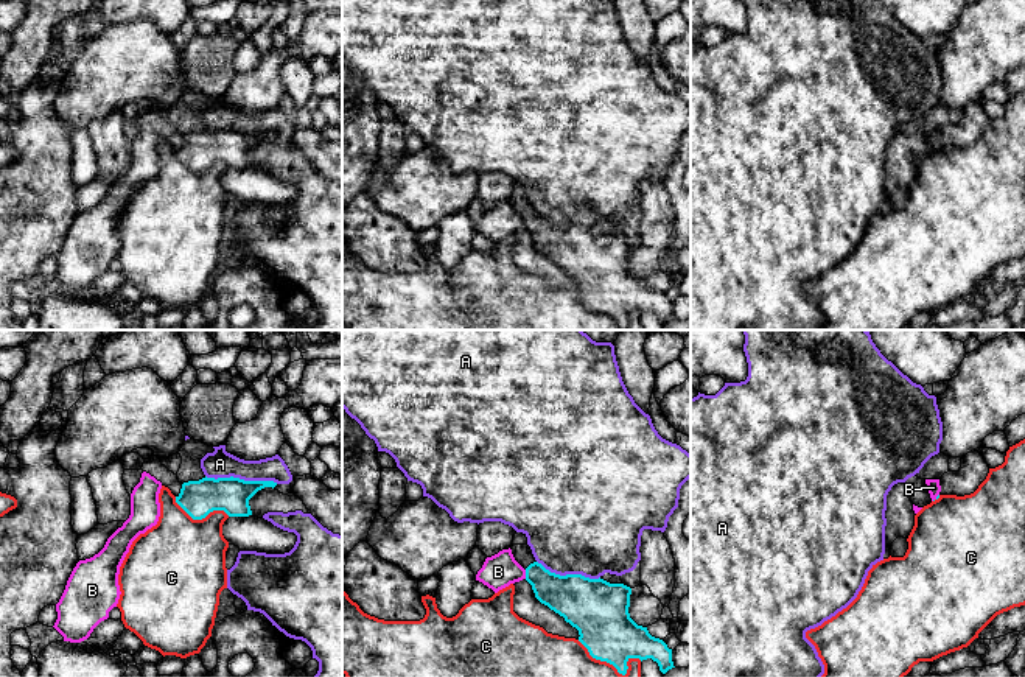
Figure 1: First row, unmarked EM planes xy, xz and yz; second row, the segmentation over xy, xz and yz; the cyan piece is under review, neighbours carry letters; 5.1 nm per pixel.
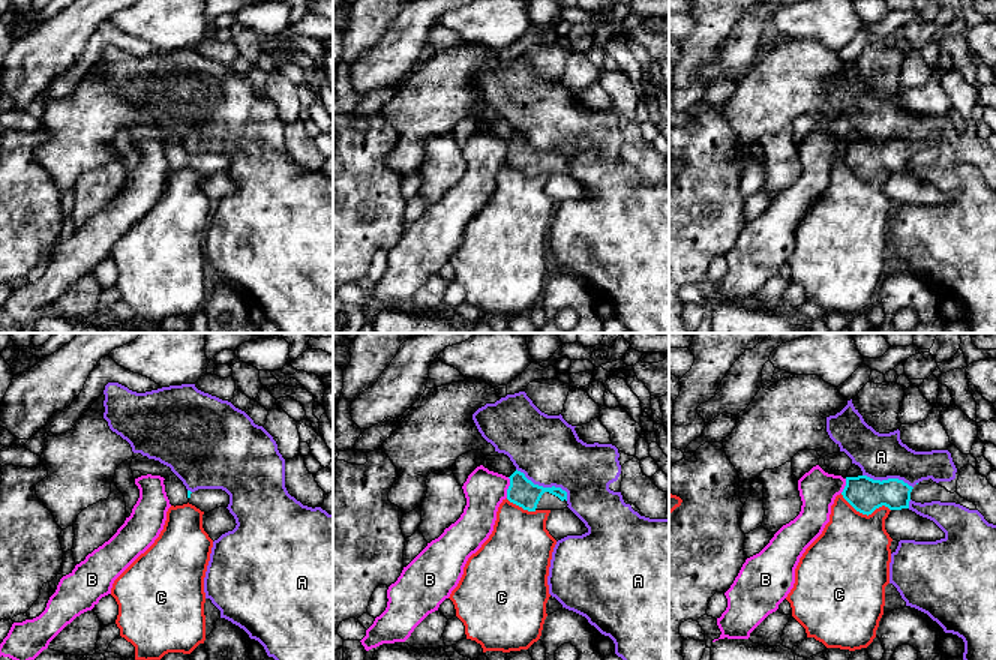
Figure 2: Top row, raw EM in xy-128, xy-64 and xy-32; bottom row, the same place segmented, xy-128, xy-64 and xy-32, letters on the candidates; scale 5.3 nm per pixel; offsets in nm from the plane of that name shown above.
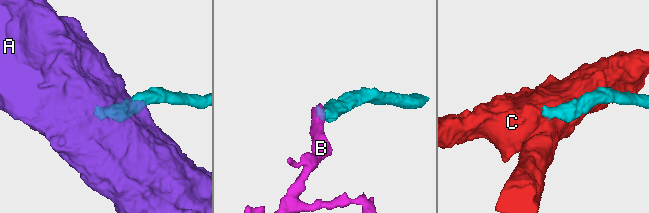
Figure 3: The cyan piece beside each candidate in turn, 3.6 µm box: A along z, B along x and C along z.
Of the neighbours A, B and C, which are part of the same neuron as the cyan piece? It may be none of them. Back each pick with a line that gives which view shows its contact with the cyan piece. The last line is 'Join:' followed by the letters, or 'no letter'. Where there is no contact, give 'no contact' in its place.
Join: no letter

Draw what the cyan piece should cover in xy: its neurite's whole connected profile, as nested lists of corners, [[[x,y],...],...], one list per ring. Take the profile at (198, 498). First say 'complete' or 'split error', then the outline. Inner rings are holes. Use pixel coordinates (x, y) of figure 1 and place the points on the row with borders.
complete | [[[202,478],[182,484],[176,503],[193,518],[202,520],[213,510],[224,510],[229,517],[252,515],[249,500],[264,487],[275,487],[274,481],[244,481],[240,478]]]

